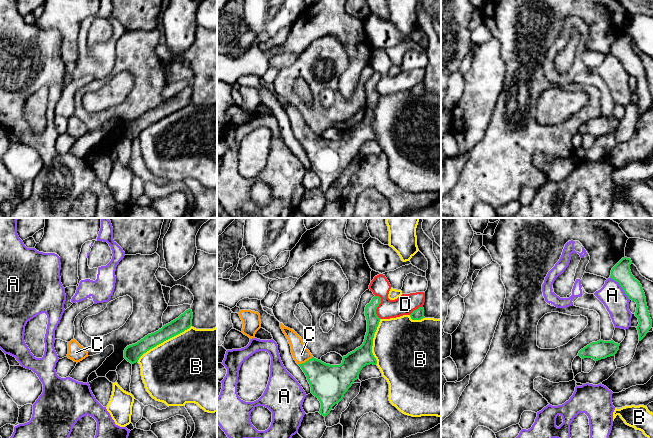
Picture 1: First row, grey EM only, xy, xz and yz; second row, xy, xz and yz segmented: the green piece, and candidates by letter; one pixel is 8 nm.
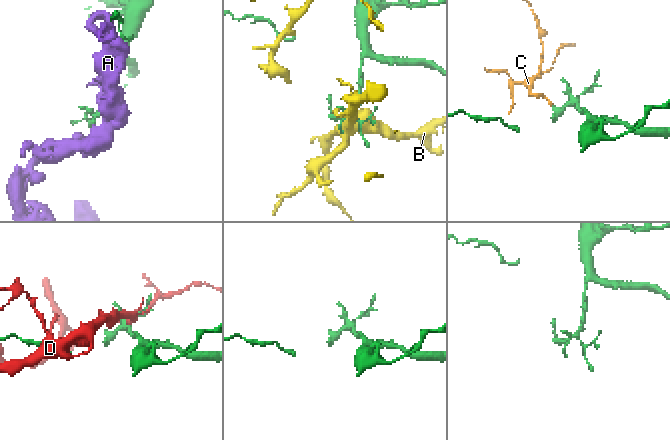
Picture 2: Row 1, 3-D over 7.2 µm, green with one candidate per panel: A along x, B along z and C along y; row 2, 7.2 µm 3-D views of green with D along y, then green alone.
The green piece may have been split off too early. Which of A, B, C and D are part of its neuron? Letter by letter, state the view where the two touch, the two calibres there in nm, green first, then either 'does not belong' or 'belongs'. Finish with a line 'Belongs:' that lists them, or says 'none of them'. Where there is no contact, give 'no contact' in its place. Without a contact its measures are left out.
A: contact in yz; calibres 160 and 200 nm; does not belong
B: contact in xy; calibres 120 and 500 nm; does not belong
C: contact in xz; calibres 300 and 140 nm; belongs
D: contact in xz; calibres 100 and 160 nm; does not belong
Belongs: C

